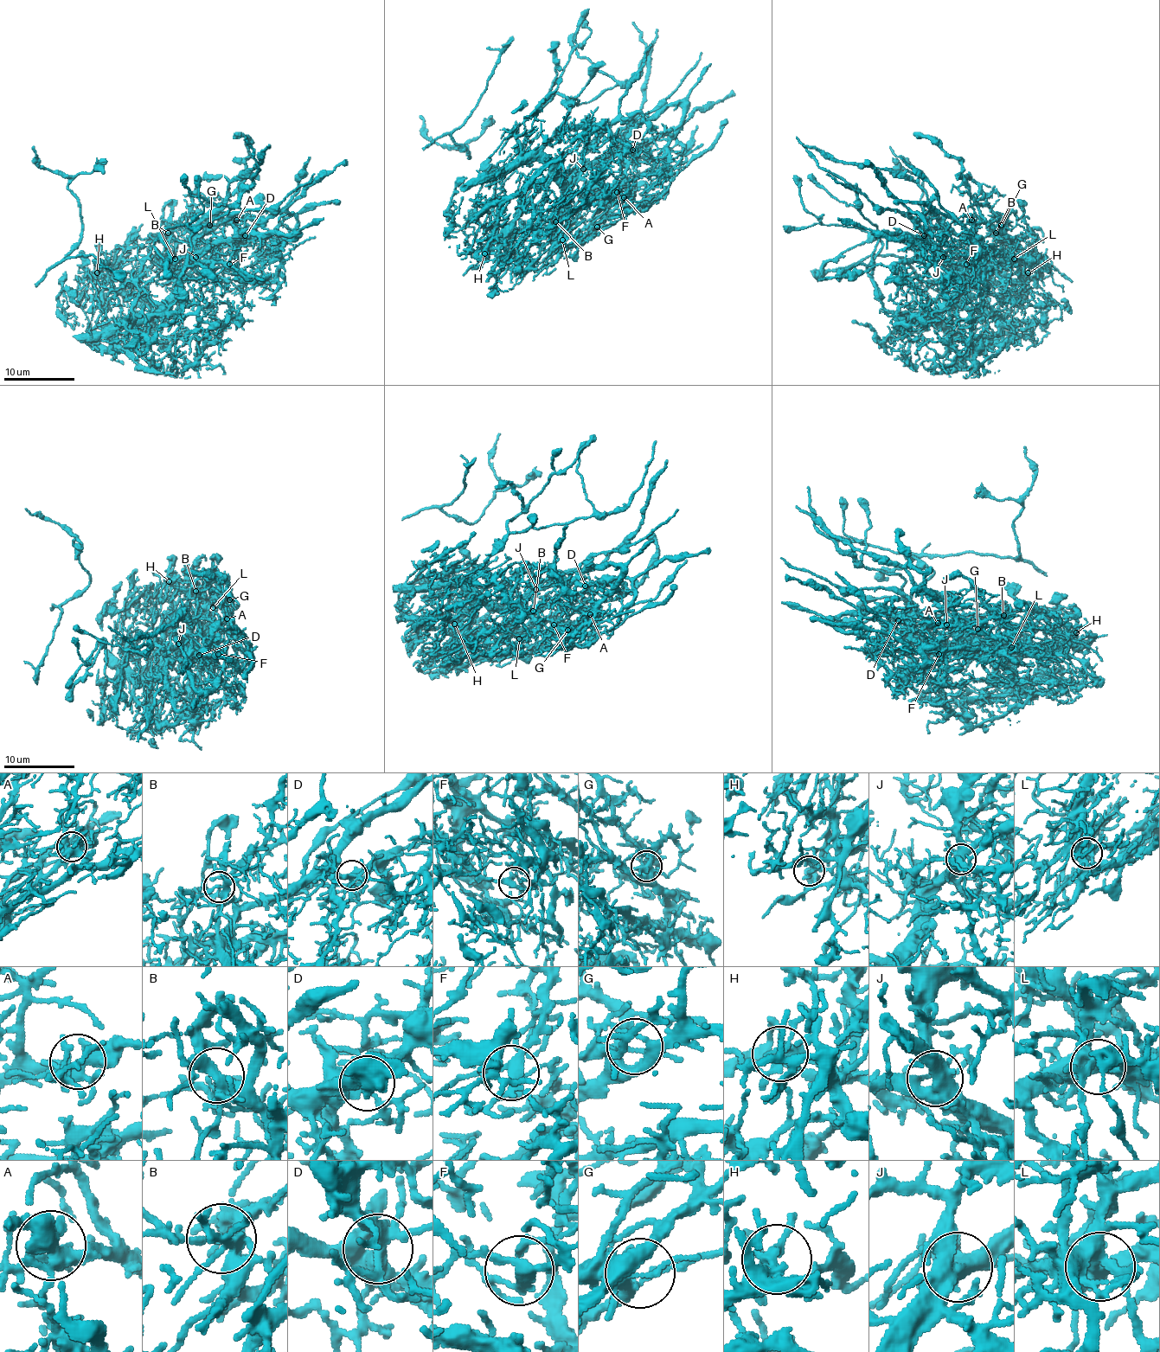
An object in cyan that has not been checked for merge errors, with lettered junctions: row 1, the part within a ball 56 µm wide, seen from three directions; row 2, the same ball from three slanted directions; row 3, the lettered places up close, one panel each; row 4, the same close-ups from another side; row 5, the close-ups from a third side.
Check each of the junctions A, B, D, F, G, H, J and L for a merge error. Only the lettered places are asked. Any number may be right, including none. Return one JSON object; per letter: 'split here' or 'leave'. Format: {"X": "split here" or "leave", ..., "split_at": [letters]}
{"A": "leave", "B": "leave", "D": "leave", "F": "leave", "G": "leave", "H": "leave", "J": "leave", "L": "leave", "split_at": []}

